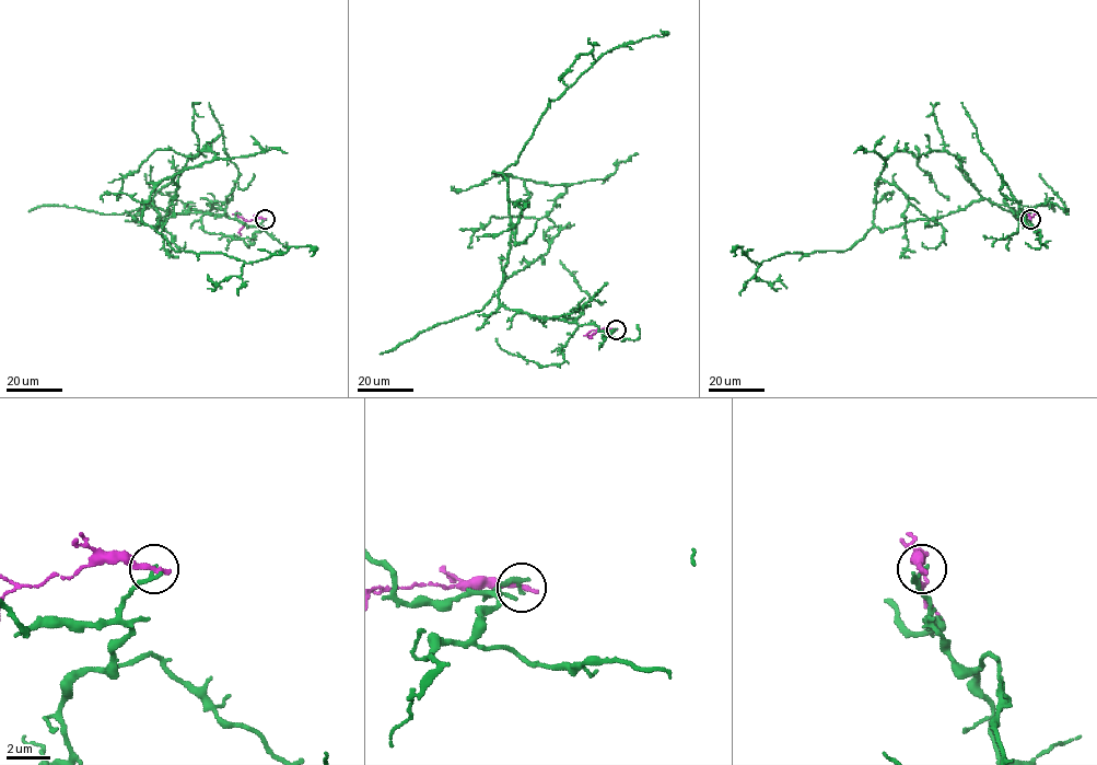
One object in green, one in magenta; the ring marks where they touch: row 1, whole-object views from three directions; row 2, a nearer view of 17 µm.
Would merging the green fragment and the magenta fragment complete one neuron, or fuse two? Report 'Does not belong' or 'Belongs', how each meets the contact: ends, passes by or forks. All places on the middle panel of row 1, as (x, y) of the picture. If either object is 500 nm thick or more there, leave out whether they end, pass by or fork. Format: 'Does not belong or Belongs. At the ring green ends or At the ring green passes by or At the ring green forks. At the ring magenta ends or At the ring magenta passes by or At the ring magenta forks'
Does not belong. At the ring green ends. At the ring magenta ends

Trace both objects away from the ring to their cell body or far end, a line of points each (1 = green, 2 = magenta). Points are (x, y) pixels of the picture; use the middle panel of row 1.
1: (615, 329), (544, 319), (500, 303), (511, 234), (503, 172), (515, 162), (547, 105), (603, 55), (662, 33)
2: (615, 329), (596, 329), (592, 336)

